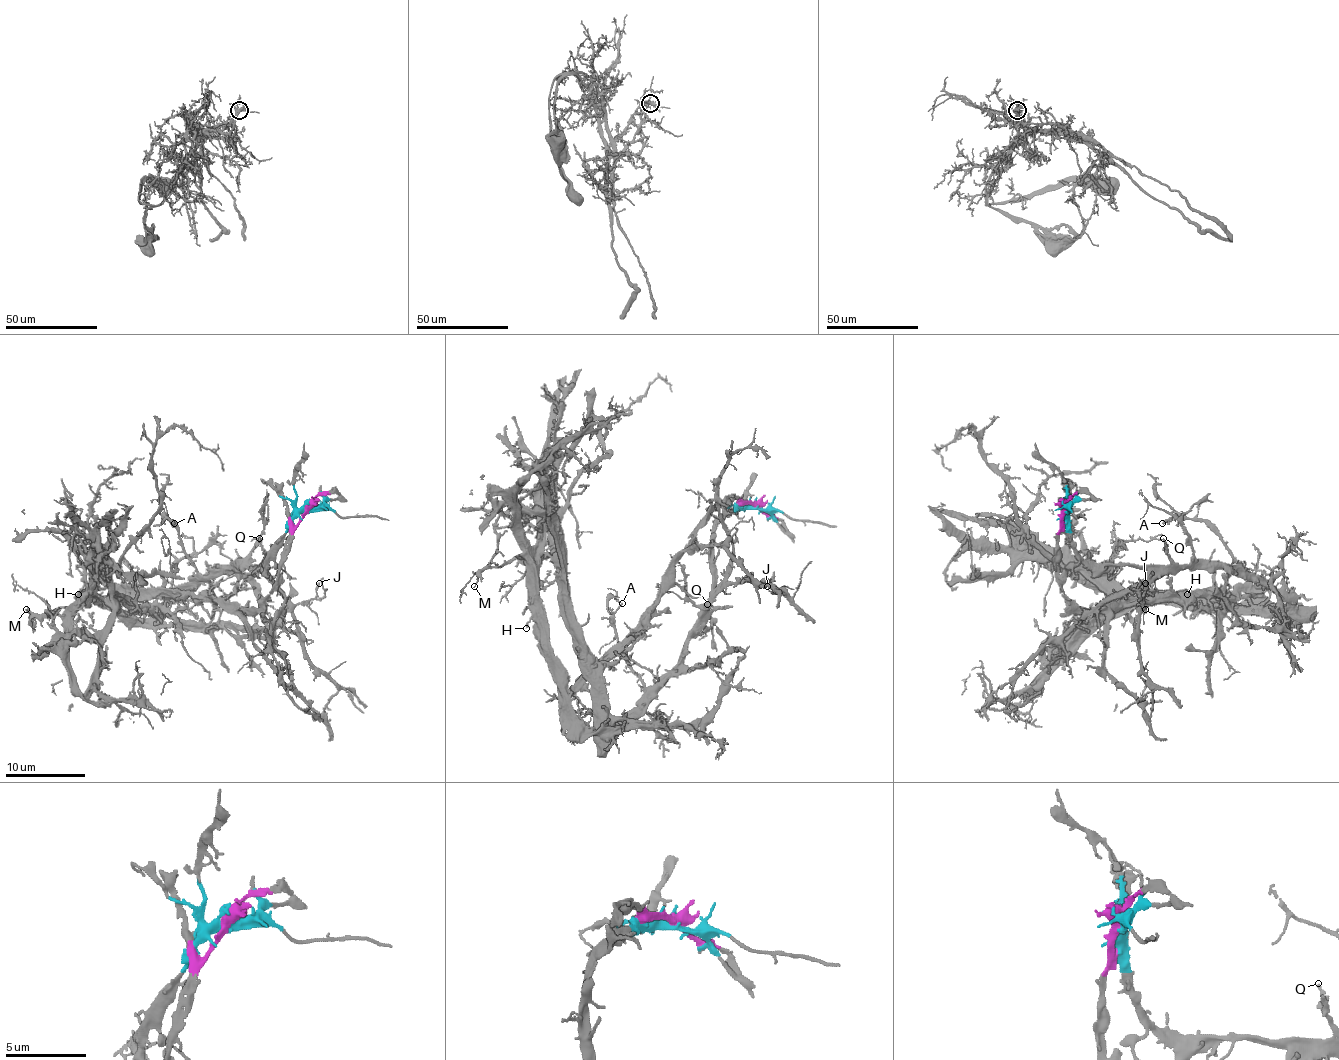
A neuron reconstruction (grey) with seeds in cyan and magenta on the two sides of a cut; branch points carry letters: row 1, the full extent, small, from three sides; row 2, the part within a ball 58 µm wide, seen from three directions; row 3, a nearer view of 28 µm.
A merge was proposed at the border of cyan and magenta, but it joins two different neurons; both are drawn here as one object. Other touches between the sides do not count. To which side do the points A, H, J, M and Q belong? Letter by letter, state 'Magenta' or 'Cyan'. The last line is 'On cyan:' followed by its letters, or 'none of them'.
A: Cyan
H: Magenta
J: Cyan
M: Magenta
Q: Cyan
On cyan: A, J, Q

